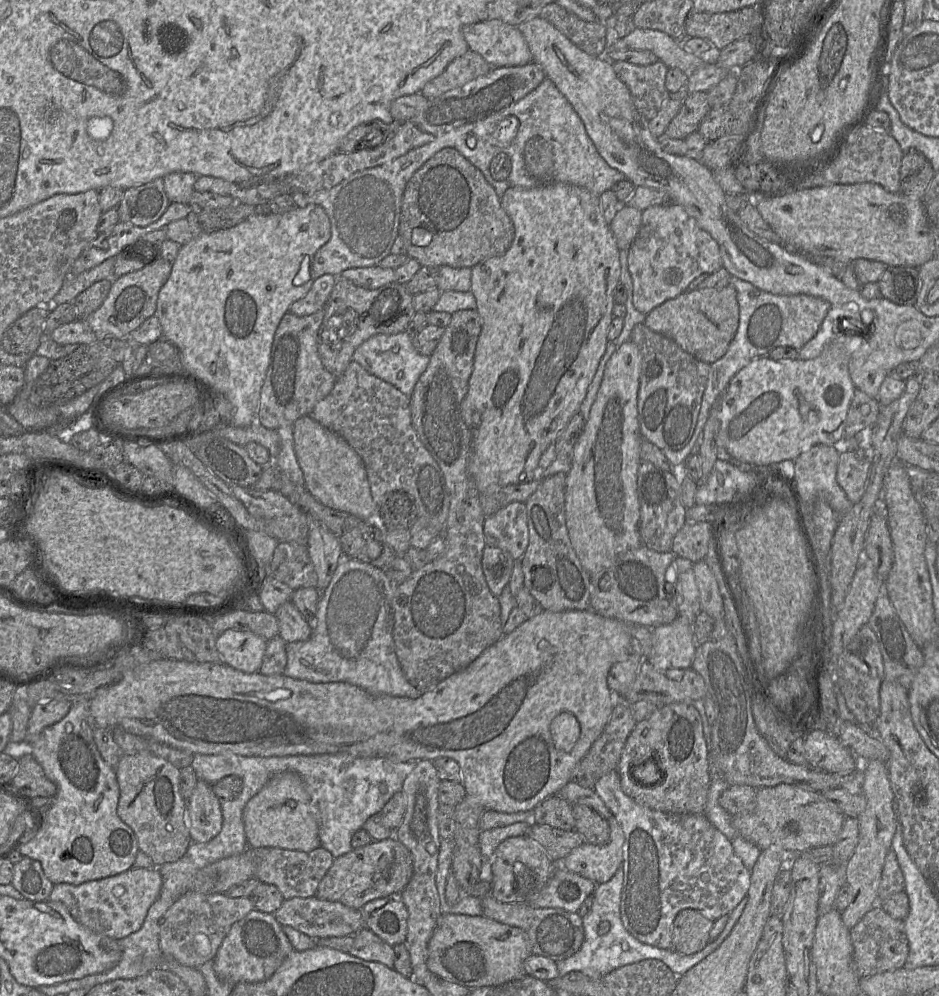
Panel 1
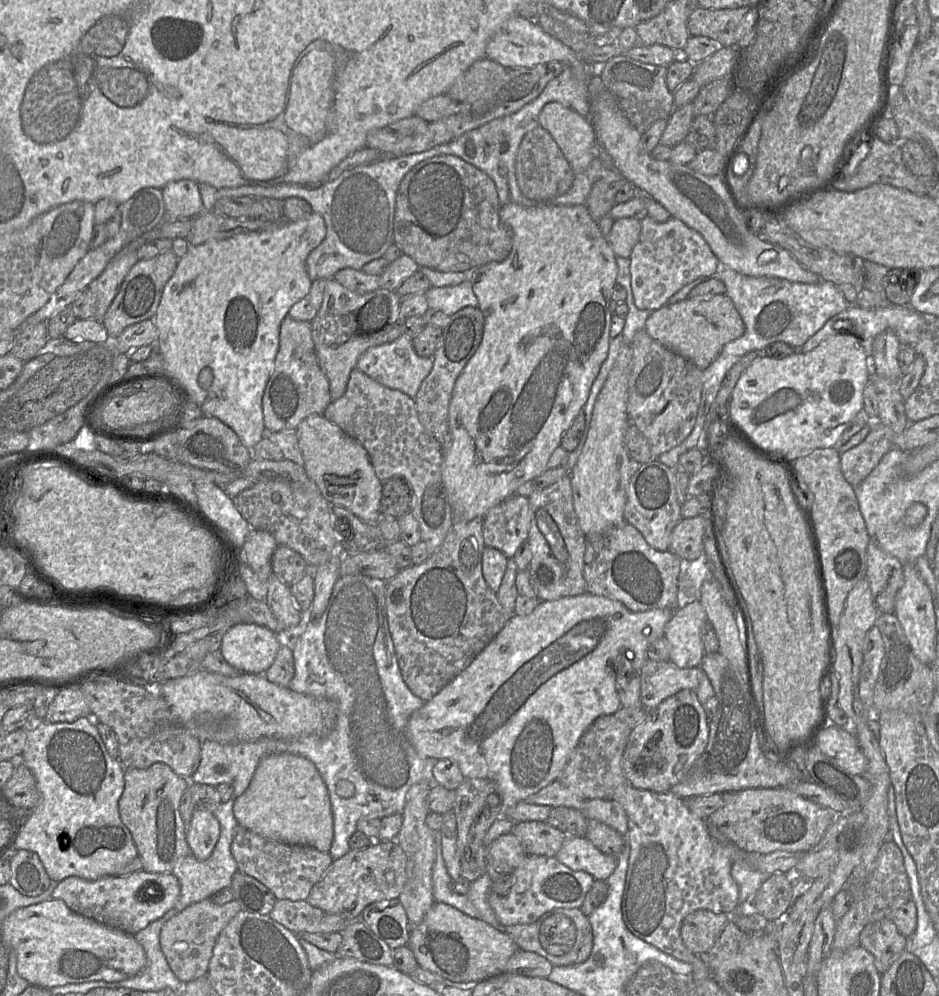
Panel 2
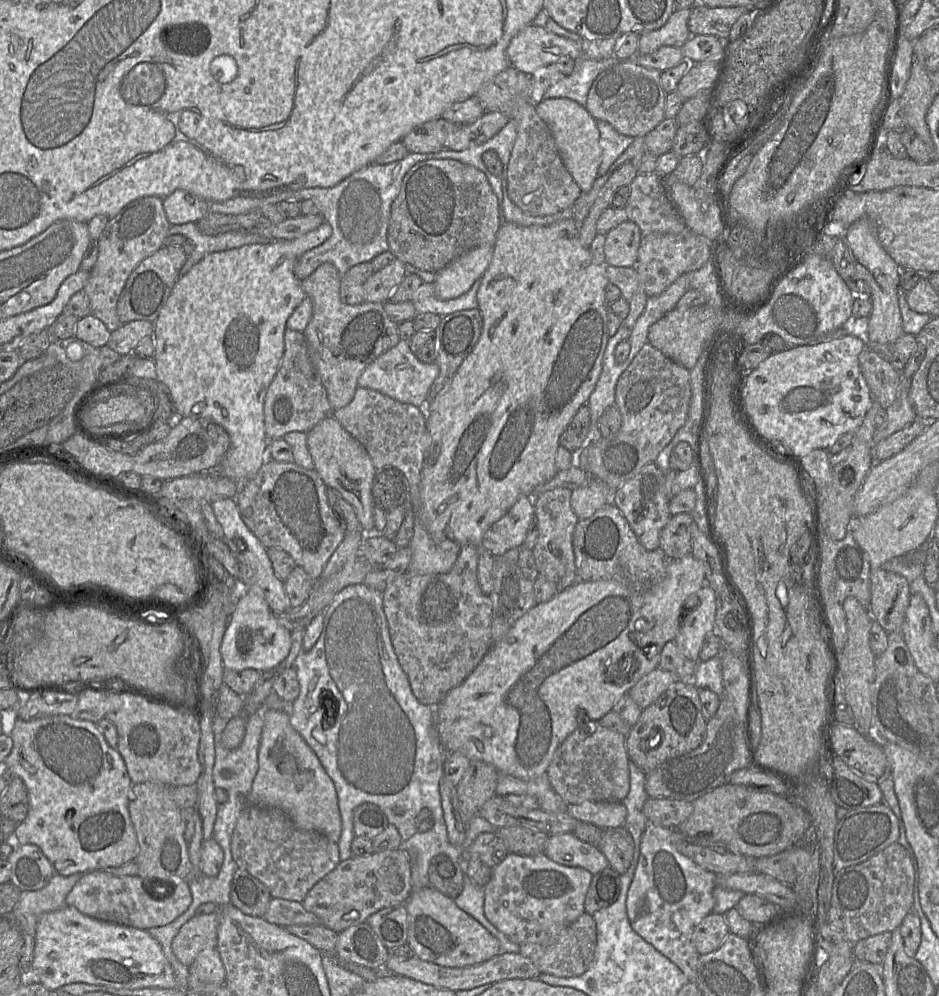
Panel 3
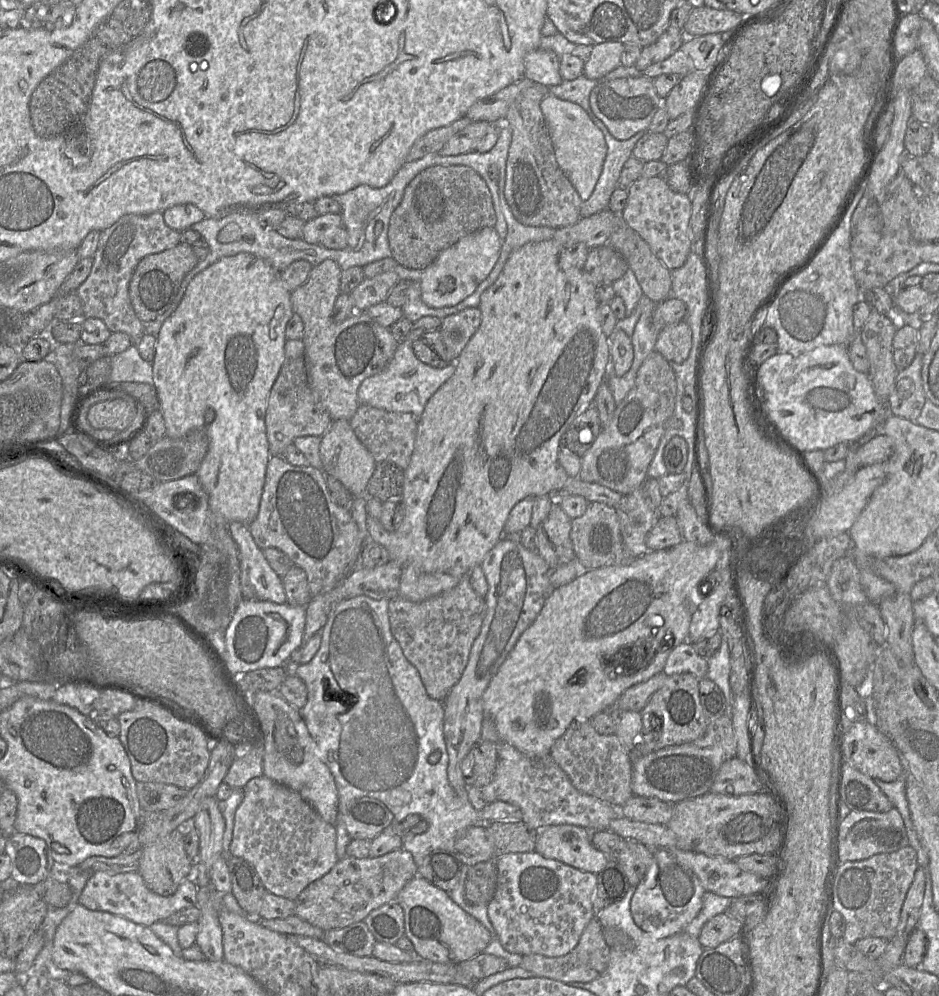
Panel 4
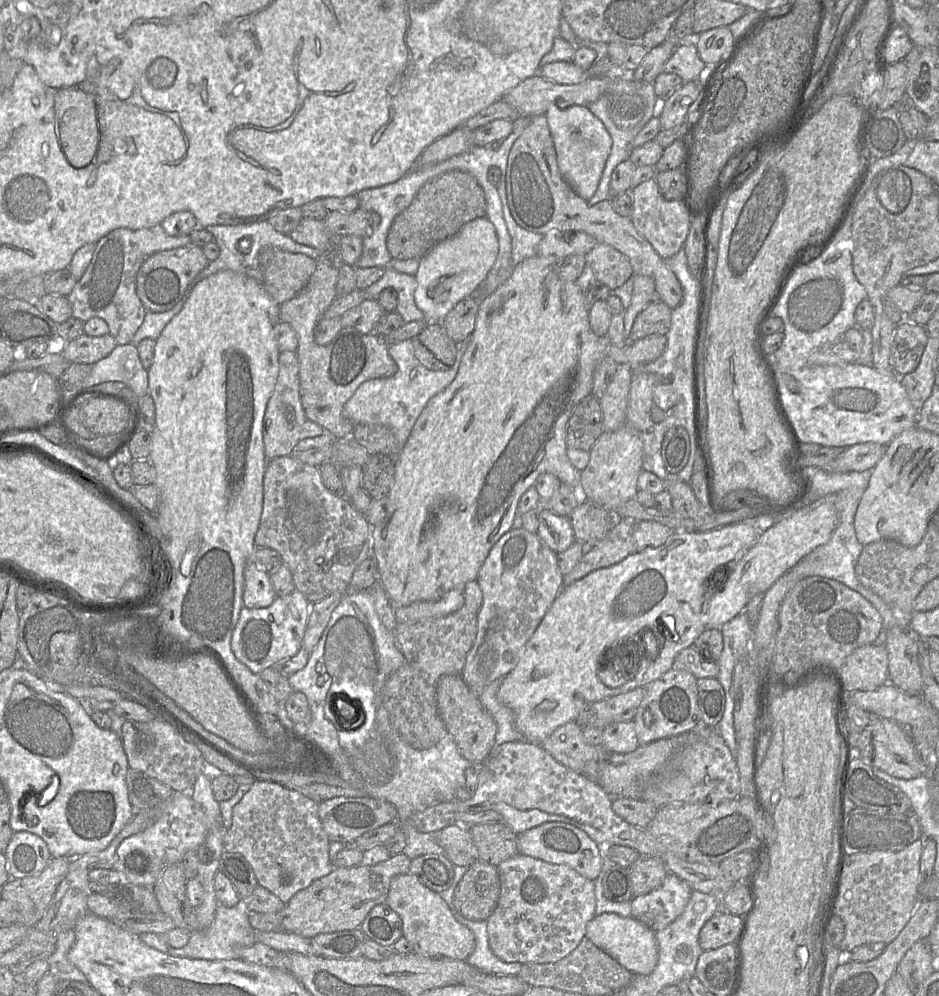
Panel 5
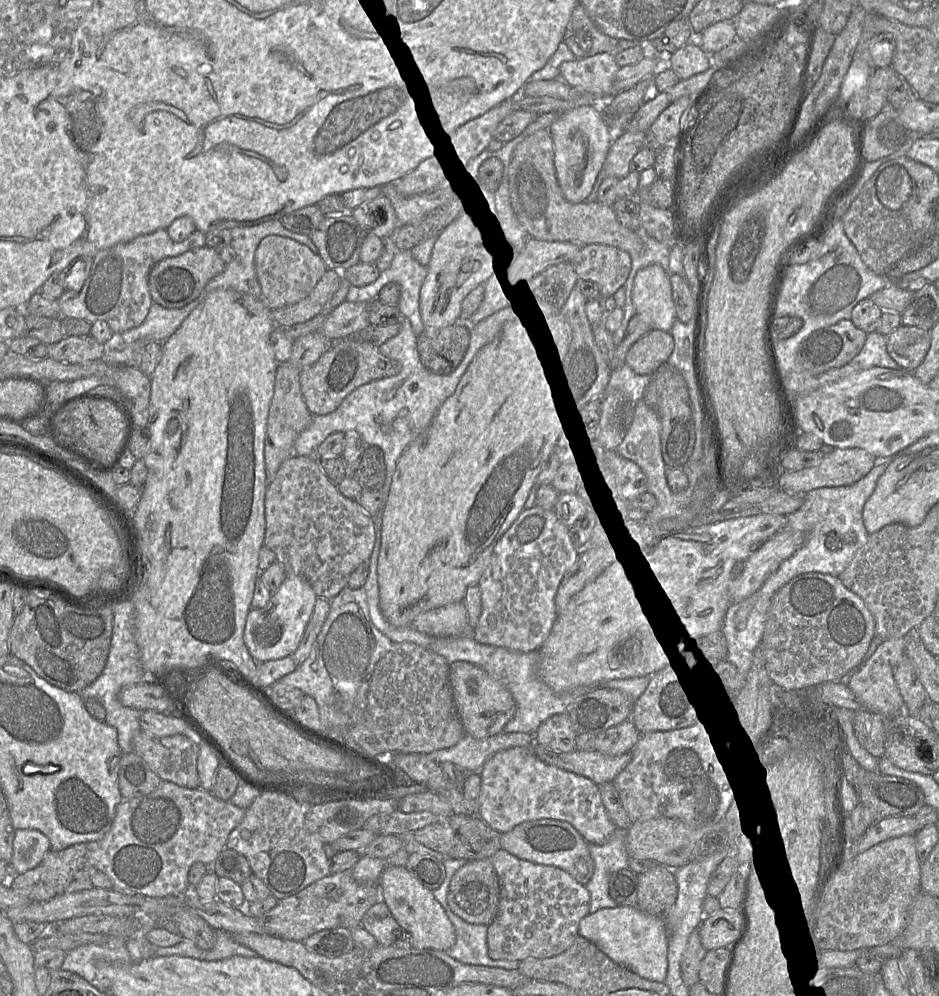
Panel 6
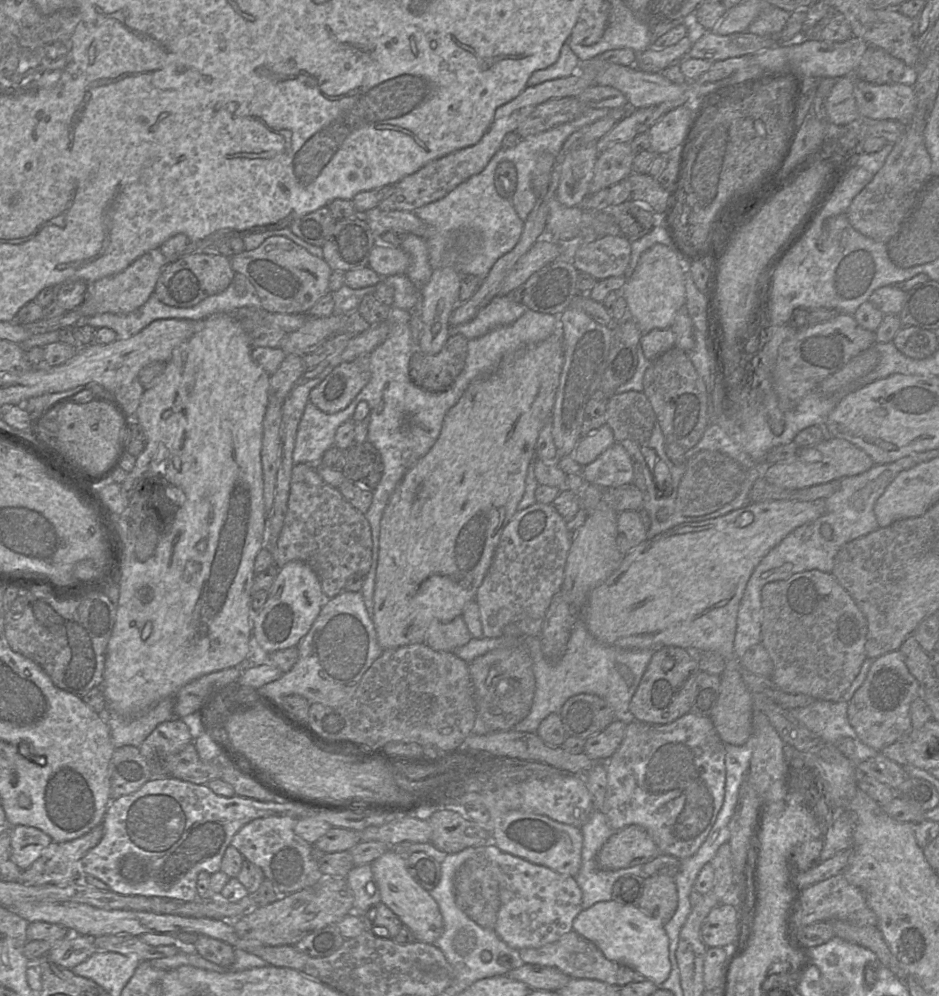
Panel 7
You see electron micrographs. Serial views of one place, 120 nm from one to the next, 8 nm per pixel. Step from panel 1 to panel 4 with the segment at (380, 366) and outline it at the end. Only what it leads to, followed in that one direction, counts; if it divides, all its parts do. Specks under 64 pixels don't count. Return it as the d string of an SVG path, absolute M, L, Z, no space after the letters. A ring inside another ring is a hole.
M399 341L393 358L380 373L362 381L358 388L360 404L383 409L389 412L410 413L419 419L430 397L454 374L456 362L443 368L431 367L415 355L412 342Z

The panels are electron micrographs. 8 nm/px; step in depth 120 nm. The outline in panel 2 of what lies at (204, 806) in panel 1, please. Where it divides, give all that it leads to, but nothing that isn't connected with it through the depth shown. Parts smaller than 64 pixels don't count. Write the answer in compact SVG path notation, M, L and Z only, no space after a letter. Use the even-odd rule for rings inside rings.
M196 808L187 824L190 852L200 861L207 860L220 837L220 823L213 812Z

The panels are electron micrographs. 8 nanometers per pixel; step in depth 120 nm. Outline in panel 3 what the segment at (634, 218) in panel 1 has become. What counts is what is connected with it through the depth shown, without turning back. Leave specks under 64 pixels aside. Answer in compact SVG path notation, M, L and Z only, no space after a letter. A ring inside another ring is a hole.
M627 220L606 234L604 254L606 264L617 267L633 267L637 261L642 233L639 226Z

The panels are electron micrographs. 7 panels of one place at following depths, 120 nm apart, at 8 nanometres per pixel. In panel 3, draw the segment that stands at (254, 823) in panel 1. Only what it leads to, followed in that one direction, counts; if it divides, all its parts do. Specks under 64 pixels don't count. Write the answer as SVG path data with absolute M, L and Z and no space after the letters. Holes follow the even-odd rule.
M265 709L258 763L257 774L246 797L247 804L280 809L297 828L324 834L338 843L342 822L334 782L312 748L291 725L287 710Z

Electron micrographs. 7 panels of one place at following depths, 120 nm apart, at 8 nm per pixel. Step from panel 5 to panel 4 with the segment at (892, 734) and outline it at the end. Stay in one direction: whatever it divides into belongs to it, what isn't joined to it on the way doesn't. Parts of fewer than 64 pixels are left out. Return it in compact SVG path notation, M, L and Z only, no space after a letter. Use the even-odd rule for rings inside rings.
M867 721L854 724L846 730L843 747L846 763L873 780L892 782L904 775L900 753L876 725Z

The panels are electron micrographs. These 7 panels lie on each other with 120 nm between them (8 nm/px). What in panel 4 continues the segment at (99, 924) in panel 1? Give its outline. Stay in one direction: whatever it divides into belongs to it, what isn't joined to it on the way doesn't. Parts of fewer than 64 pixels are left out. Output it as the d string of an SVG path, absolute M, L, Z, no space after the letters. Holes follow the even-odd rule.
M97 871L91 875L78 899L78 904L88 910L121 916L133 923L147 927L180 910L195 906L196 902L197 885L193 878L183 880L174 894L161 896L146 886L138 872L108 874L102 871Z

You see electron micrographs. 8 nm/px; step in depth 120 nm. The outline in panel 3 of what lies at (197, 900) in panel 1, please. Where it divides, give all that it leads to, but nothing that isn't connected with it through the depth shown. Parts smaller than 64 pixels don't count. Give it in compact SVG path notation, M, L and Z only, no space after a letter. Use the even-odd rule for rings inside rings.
M218 911L195 915L187 921L172 941L172 951L177 960L190 967L201 951L217 948L219 923Z

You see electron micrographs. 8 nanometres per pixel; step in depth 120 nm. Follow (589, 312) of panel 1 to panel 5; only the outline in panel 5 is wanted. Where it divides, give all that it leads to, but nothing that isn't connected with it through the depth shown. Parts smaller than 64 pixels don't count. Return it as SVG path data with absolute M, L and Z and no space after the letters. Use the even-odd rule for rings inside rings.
M535 255L516 264L509 278L493 293L479 300L476 324L469 336L455 379L444 390L433 396L424 407L405 443L395 458L393 486L388 493L388 513L383 522L372 526L373 555L378 564L379 581L383 585L393 605L409 605L418 601L434 601L456 588L464 588L469 581L475 580L483 562L493 545L510 529L521 496L535 485L542 473L555 475L562 484L570 487L580 486L581 471L576 469L567 456L567 426L576 406L592 394L594 371L597 364L606 356L611 356L618 364L631 367L644 366L659 358L666 349L666 335L653 334L635 342L617 347L605 336L596 335L590 325L589 304L585 294L576 282L560 279L554 265L545 258Z

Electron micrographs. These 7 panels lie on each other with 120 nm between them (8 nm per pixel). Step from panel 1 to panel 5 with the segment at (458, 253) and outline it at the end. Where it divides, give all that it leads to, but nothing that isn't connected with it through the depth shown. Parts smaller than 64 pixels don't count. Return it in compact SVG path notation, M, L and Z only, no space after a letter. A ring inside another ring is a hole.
M449 170L426 182L411 204L398 214L389 228L387 249L393 259L421 259L437 243L455 235L464 224L486 217L487 204L476 178L462 170Z

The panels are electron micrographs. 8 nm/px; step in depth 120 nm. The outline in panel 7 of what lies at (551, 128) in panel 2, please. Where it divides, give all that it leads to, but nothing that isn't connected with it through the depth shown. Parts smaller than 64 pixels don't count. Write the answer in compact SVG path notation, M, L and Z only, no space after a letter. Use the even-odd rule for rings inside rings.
M588 144L571 150L564 157L556 193L561 204L567 207L580 206L584 198L589 196L589 185L598 156L596 144Z

